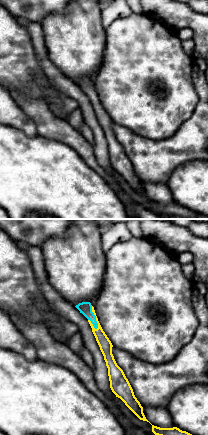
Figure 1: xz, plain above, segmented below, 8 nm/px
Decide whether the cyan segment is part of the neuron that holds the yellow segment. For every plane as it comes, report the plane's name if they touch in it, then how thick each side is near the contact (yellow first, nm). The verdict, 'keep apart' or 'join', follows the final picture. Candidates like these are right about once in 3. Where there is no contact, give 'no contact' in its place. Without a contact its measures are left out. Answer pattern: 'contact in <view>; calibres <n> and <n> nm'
contact in xz; calibres 100 and 100 nm

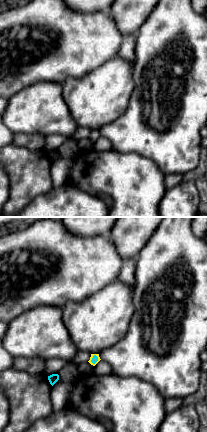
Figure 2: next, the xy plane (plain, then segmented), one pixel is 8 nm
contact in xy; calibres 20 and 50 nm

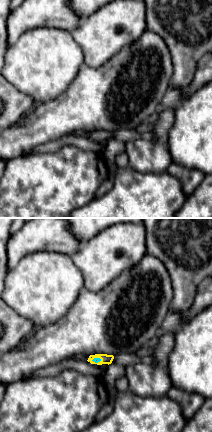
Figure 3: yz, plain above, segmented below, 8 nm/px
contact in yz; calibres 80 and 50 nm

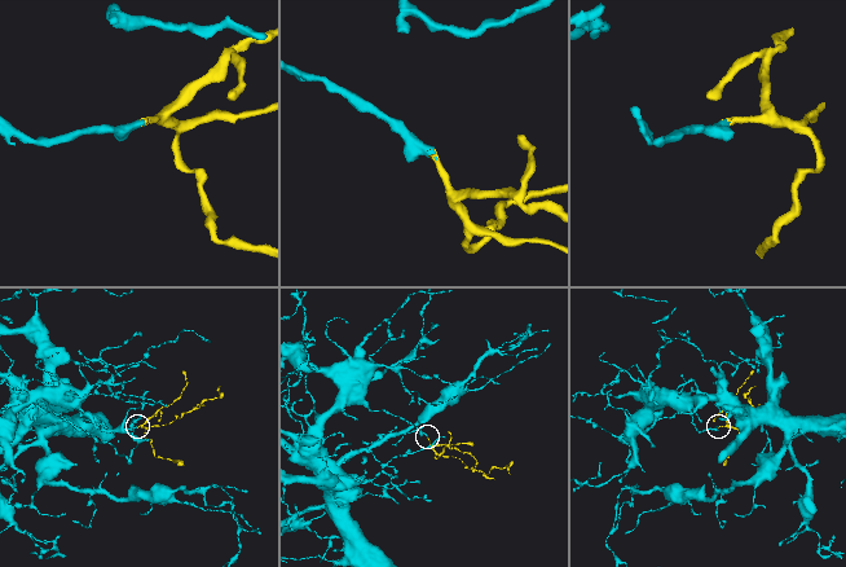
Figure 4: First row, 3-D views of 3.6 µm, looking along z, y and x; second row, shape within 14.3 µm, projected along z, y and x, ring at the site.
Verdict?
join

